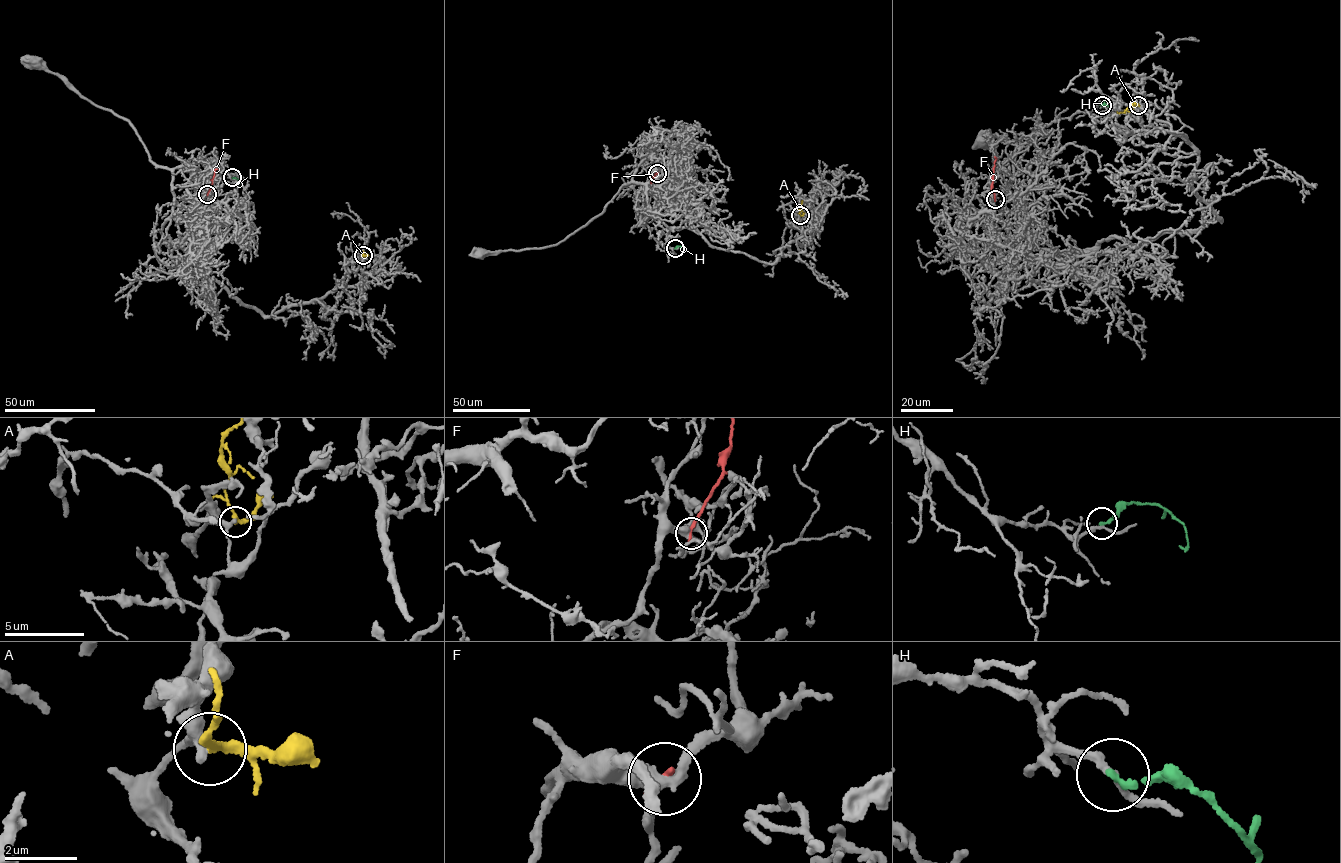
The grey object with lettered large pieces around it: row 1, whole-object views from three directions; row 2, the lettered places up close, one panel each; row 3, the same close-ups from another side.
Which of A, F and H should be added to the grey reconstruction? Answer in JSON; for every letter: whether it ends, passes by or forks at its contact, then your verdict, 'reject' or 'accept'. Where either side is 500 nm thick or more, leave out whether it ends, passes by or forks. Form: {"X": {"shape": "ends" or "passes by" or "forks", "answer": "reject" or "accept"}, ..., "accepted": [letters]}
{"A": {"shape": "passes by", "answer": "reject"}, "F": {"shape": "ends", "answer": "reject"}, "H": {"shape": "ends", "answer": "reject"}, "accepted": []}

